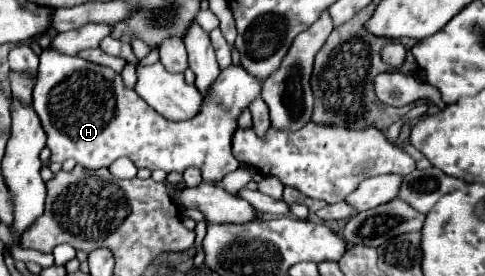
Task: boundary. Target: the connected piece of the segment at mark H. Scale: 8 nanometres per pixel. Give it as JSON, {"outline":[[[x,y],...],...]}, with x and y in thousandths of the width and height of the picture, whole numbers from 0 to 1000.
{"outline":[[[93,178],[80,199],[68,395],[80,409],[97,482],[105,583],[130,591],[134,576],[155,576],[184,612],[208,612],[225,605],[245,569],[266,569],[282,612],[377,627],[386,605],[406,605],[419,656],[456,656],[493,605],[493,583],[476,554],[476,489],[489,467],[489,417],[513,388],[534,337],[534,286],[509,264],[501,236],[468,243],[439,308],[435,351],[423,359],[419,402],[398,431],[361,446],[311,402],[278,330],[258,322],[249,272],[233,250]]]}

